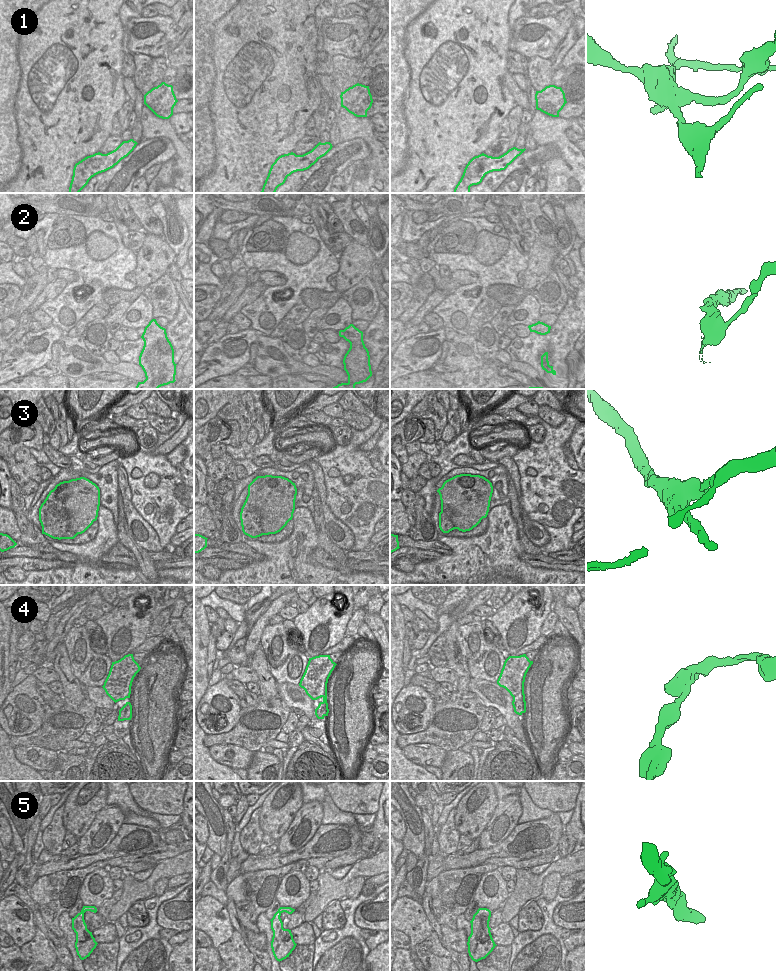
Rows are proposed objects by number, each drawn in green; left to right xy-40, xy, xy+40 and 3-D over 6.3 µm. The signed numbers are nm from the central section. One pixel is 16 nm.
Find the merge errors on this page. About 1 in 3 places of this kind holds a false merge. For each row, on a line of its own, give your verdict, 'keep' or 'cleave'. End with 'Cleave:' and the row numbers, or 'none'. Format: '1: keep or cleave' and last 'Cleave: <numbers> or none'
1: keep
2: cleave
3: cleave
4: keep
5: keep
Cleave: 2, 3

